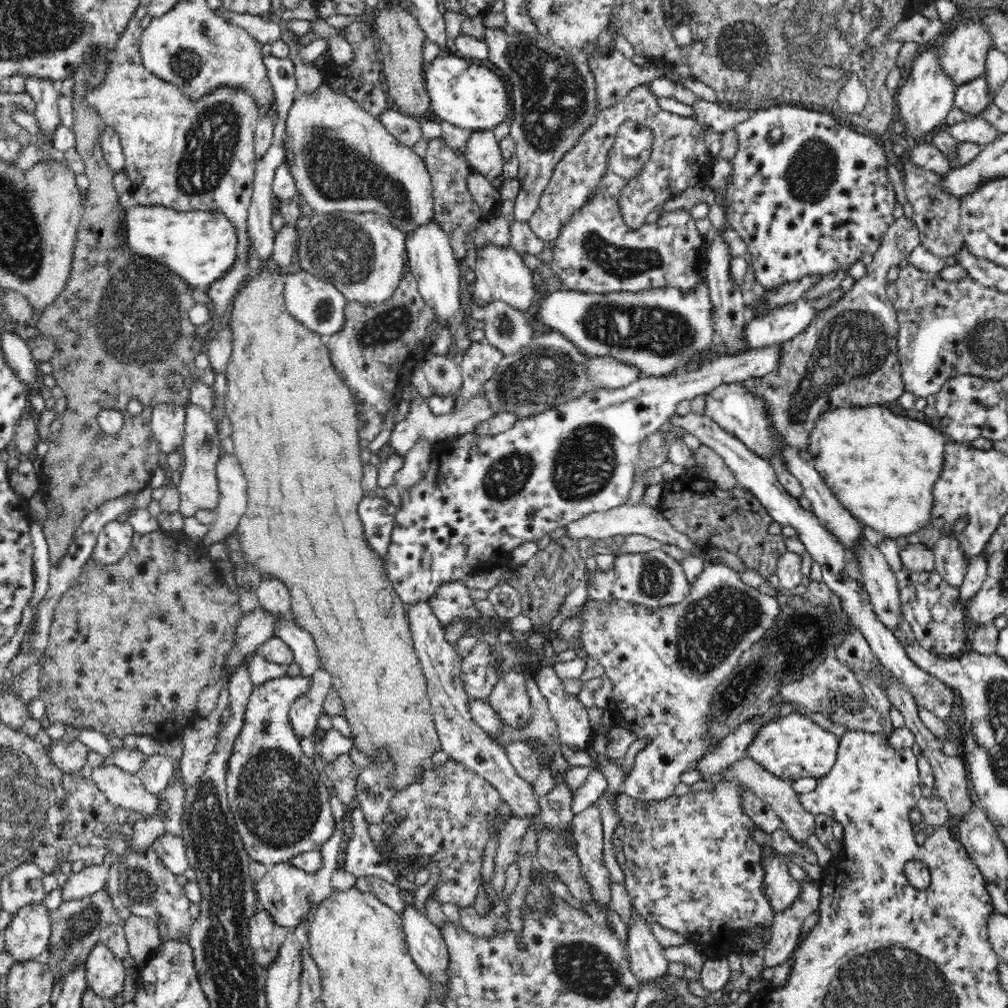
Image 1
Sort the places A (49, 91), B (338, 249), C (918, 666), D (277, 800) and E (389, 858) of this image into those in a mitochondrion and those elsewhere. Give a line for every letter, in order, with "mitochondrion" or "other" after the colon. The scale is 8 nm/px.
A: other
B: mitochondrion
C: other
D: mitochondrion
E: other

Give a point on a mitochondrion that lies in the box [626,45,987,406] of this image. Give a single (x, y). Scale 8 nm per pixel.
(816, 164)

